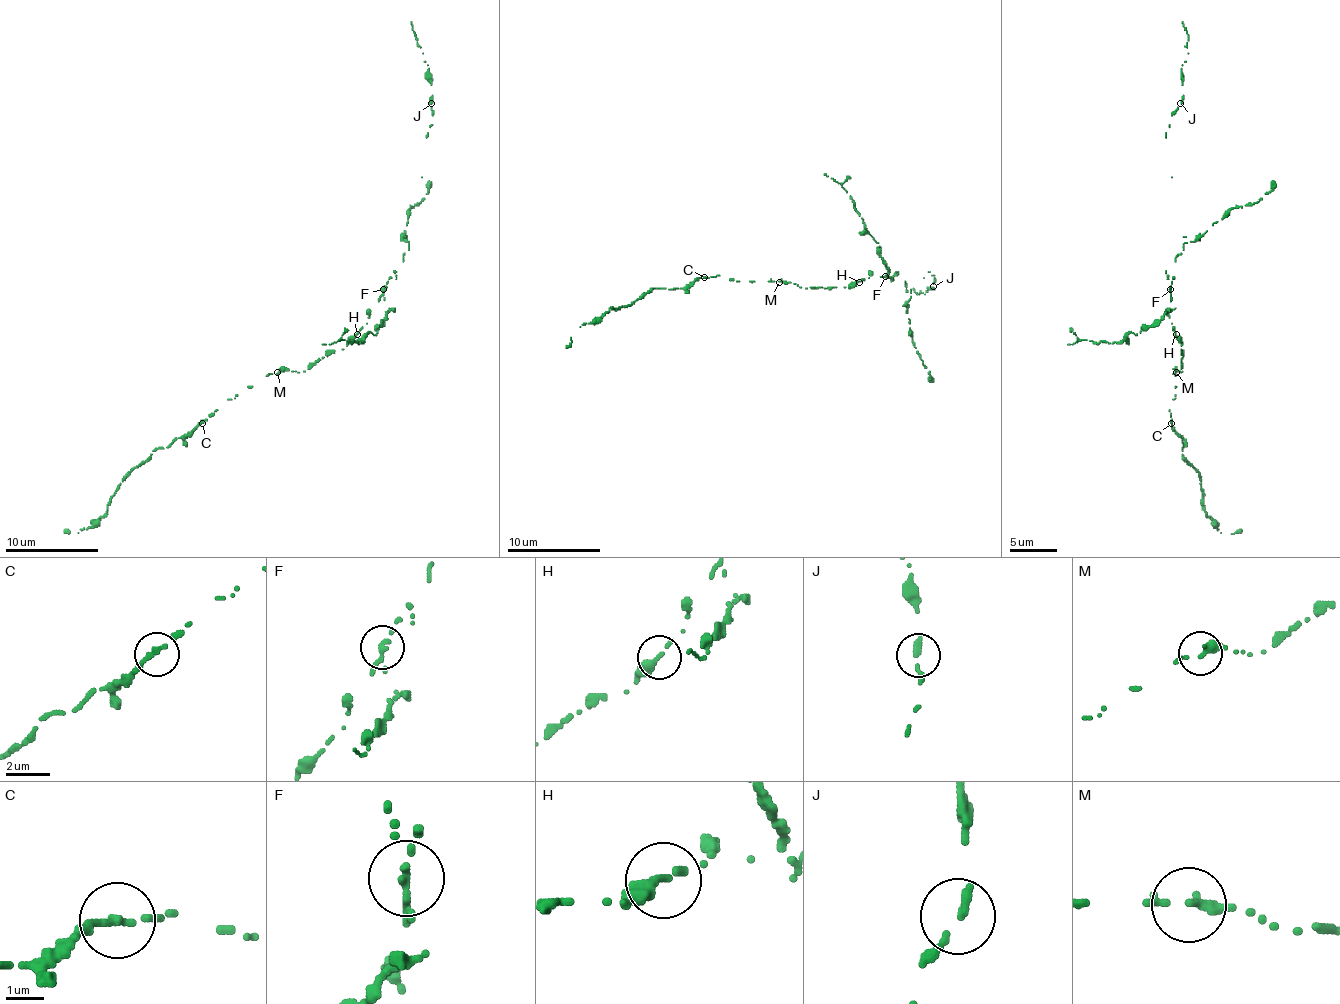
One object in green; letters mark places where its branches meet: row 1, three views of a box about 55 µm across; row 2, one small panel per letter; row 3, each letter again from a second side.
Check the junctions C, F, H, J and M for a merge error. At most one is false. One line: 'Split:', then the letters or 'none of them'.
Split: F

